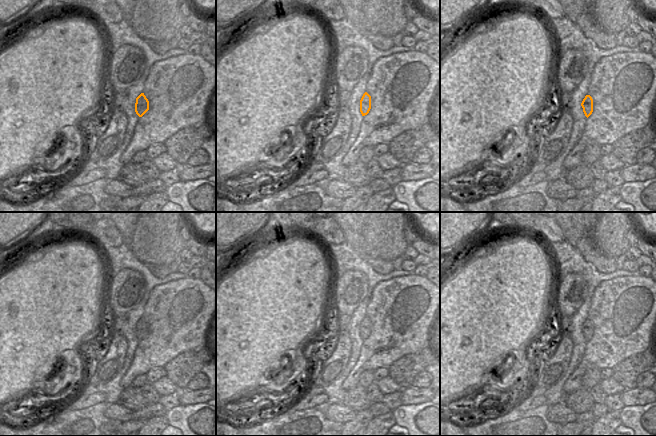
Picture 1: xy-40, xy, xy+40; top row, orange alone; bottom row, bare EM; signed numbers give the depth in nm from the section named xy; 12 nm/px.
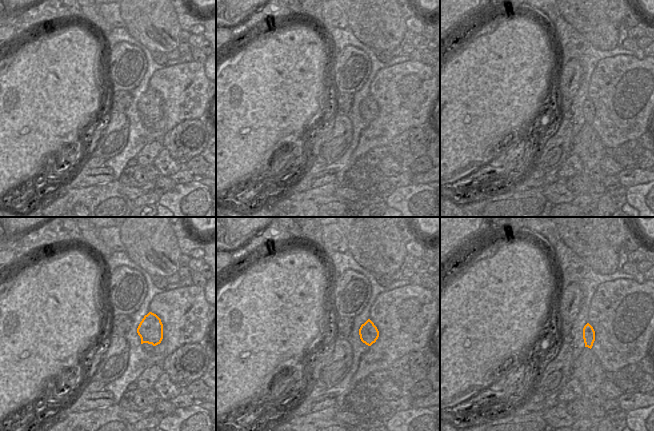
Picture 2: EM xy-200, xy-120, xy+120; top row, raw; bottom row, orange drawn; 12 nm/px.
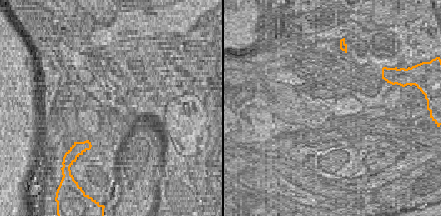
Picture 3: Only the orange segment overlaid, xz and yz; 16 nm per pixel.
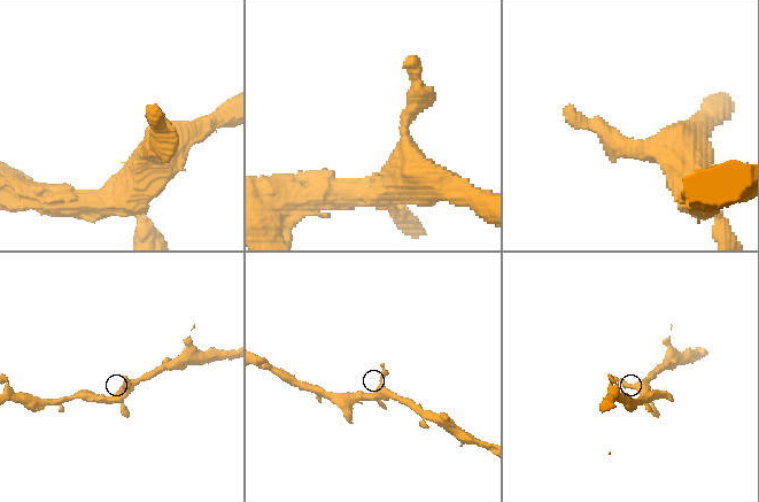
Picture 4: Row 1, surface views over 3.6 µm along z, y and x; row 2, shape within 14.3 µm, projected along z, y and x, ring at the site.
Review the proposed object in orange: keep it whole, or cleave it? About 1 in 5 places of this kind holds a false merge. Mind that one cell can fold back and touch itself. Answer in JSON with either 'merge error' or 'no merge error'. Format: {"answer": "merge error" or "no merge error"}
{"answer": "no merge error"}

